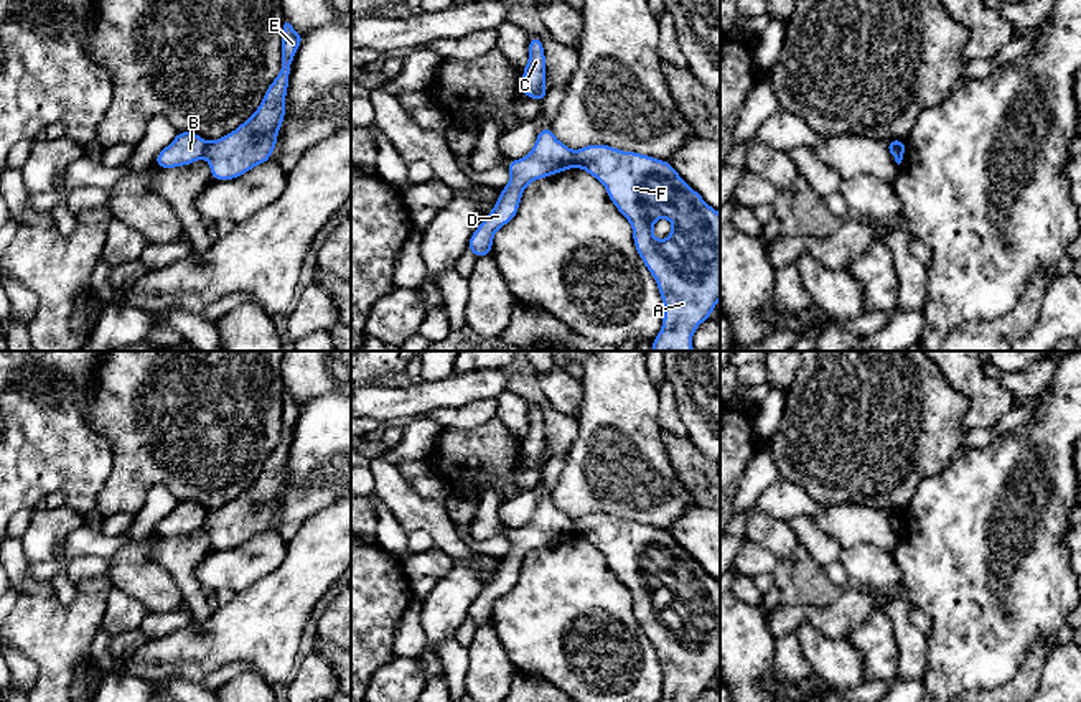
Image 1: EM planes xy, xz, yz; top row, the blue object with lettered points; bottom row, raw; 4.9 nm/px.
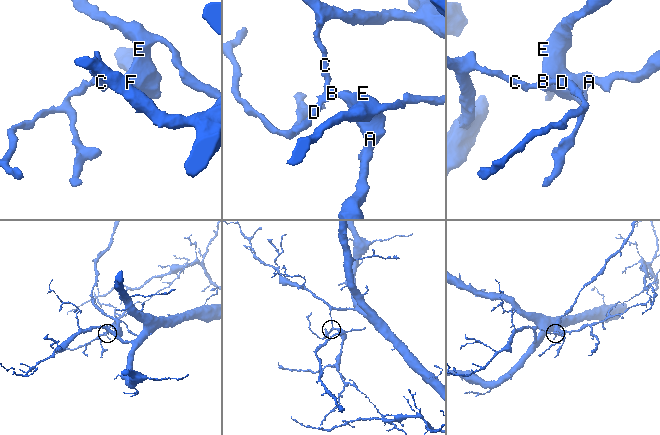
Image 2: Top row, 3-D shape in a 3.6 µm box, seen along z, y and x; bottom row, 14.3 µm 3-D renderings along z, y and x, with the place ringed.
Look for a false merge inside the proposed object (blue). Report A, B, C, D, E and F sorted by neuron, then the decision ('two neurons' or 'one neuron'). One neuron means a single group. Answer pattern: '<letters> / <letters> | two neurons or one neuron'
A E F / B C D | two neurons

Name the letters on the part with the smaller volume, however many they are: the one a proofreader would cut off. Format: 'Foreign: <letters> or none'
Foreign: A, E, F

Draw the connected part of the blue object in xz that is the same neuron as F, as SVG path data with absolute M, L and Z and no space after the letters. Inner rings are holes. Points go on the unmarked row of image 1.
M598 512L577 519L575 536L593 544L631 592L634 616L664 672L659 702L694 702L720 669L720 583L679 545L671 531ZM659 587L672 592L671 605L662 610L653 605L653 593Z

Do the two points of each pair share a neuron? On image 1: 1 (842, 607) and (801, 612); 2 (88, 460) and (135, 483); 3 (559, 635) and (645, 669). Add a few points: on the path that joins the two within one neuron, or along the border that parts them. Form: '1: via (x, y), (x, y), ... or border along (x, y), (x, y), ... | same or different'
1: via (832, 615), (811, 615) | same
2: border along (102, 434), (111, 445), (112, 468), (94, 506) | different
3: via (580, 636), (612, 668), (623, 669) | same

